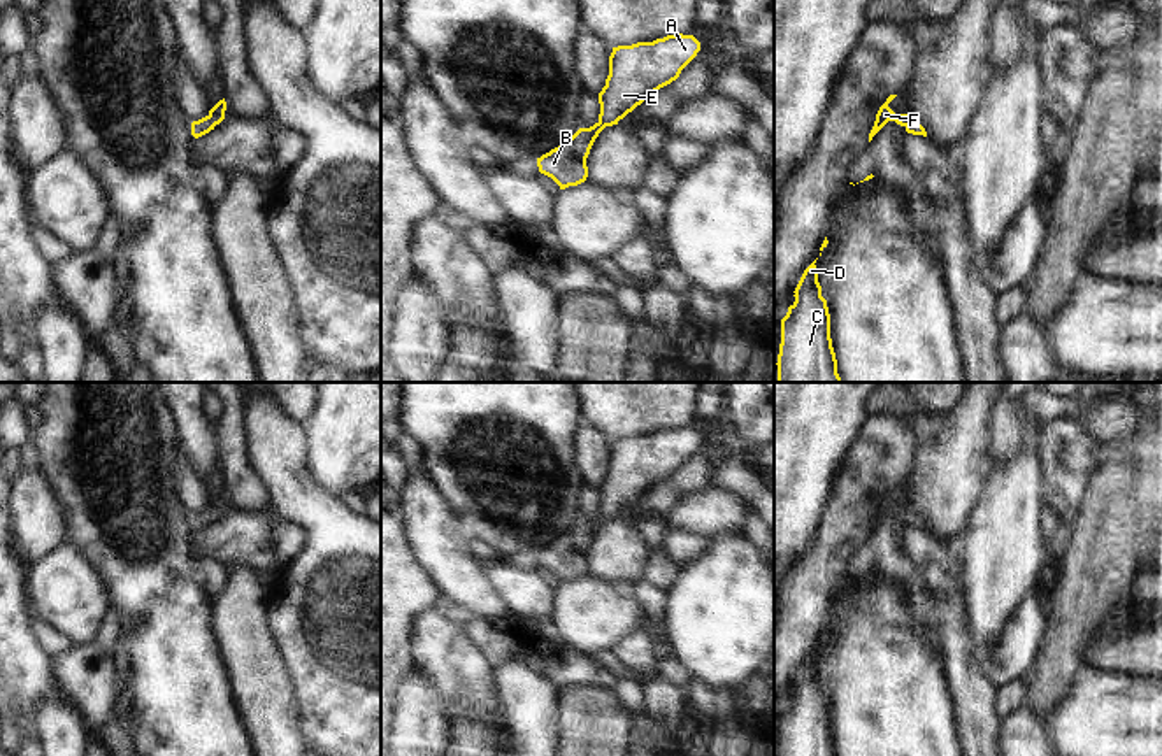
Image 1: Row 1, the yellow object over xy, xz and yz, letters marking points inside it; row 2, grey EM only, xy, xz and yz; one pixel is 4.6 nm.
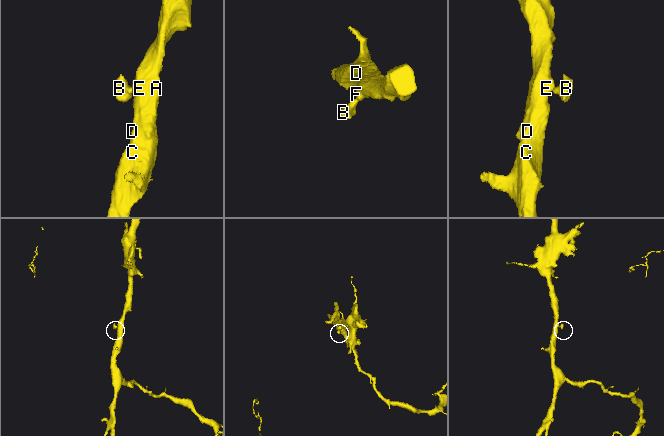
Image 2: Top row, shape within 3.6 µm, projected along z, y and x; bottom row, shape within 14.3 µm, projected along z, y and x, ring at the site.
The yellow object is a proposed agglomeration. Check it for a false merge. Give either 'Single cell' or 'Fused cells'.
Single cell.

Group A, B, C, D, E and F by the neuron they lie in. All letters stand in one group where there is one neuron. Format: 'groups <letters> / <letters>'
groups A B C D E F

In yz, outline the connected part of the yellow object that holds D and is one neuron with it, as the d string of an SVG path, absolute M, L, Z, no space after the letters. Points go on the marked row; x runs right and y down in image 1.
M816 260L804 270L797 288L795 302L781 319L781 344L778 354L778 382L841 382L837 360L830 339L830 314L821 296Z

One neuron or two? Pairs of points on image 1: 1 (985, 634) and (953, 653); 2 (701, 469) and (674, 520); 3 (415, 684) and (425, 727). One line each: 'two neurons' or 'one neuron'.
1: two neurons
2: two neurons
3: one neuron

